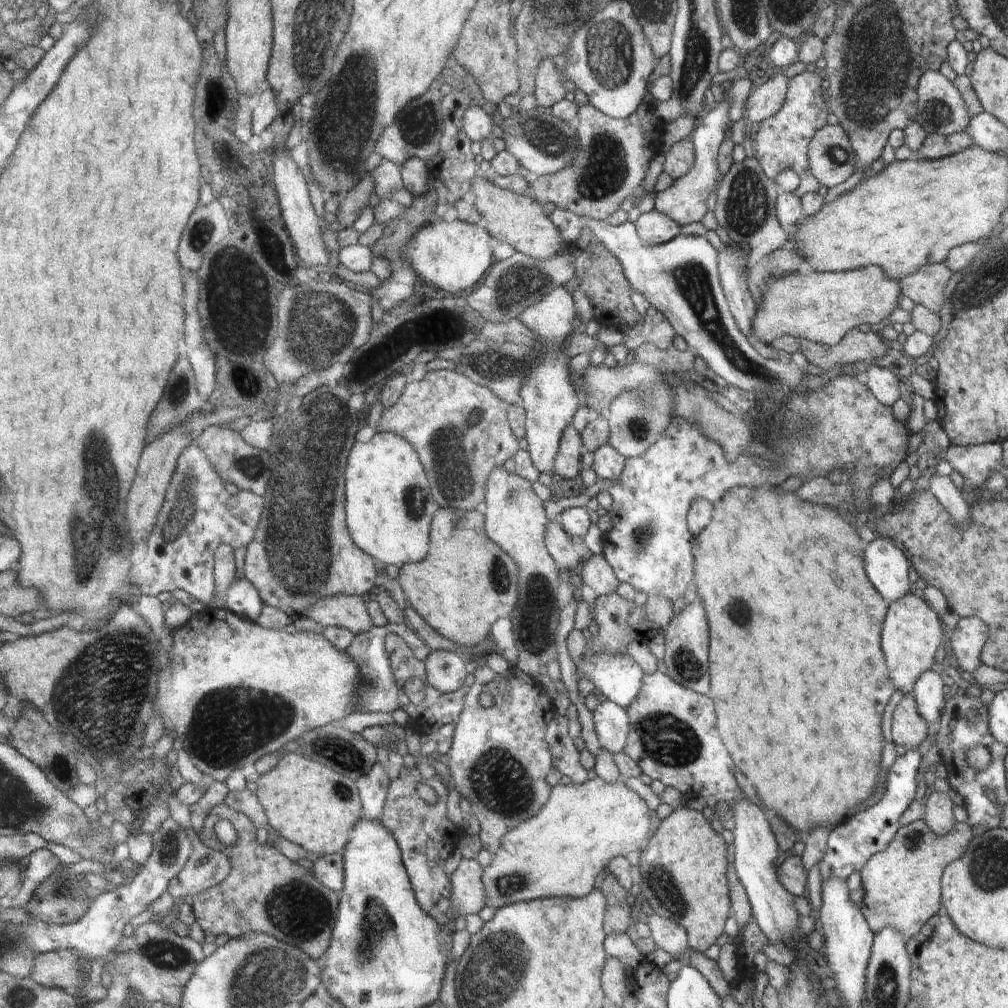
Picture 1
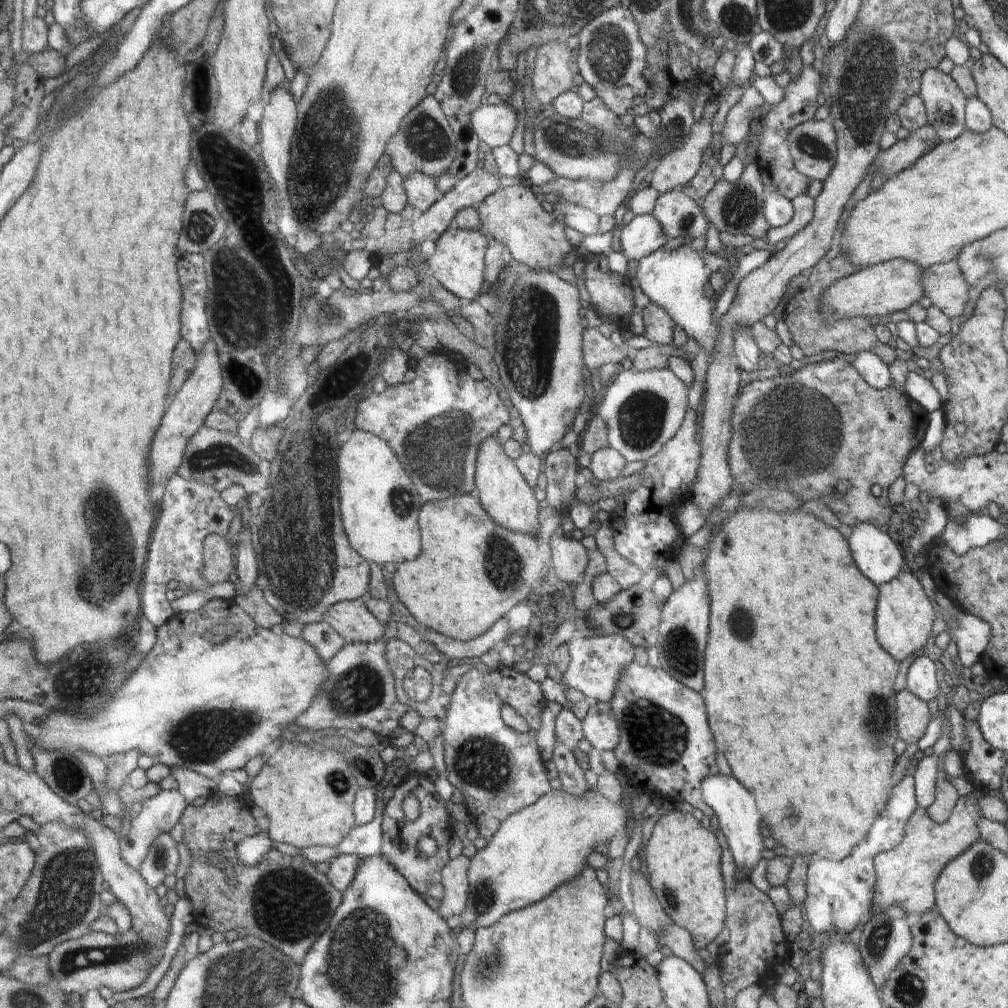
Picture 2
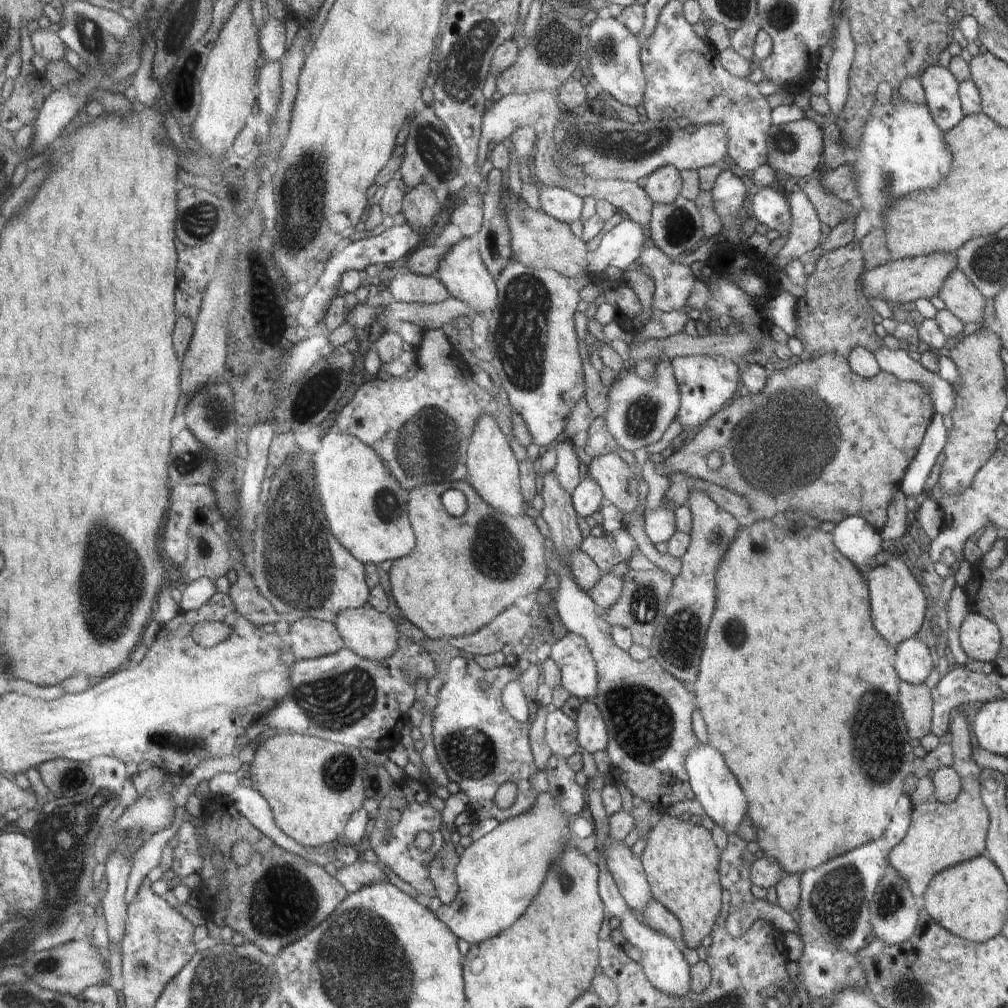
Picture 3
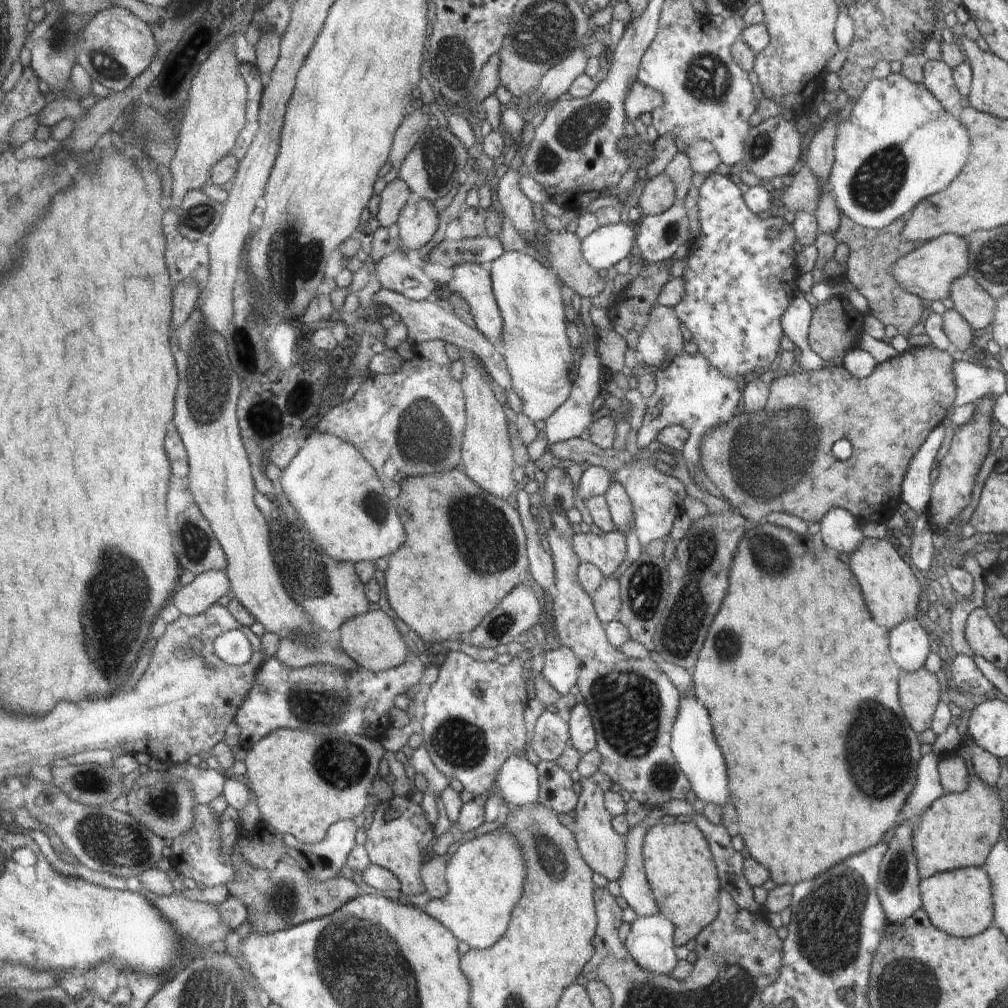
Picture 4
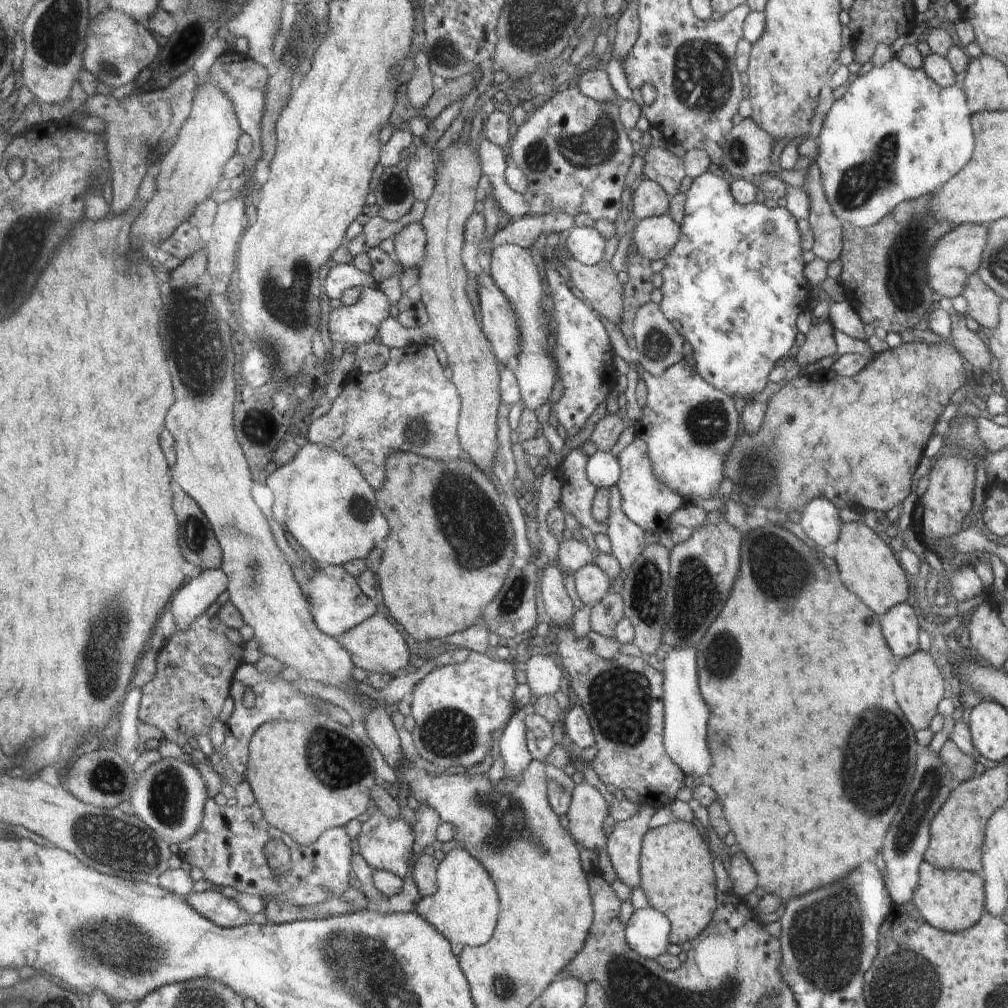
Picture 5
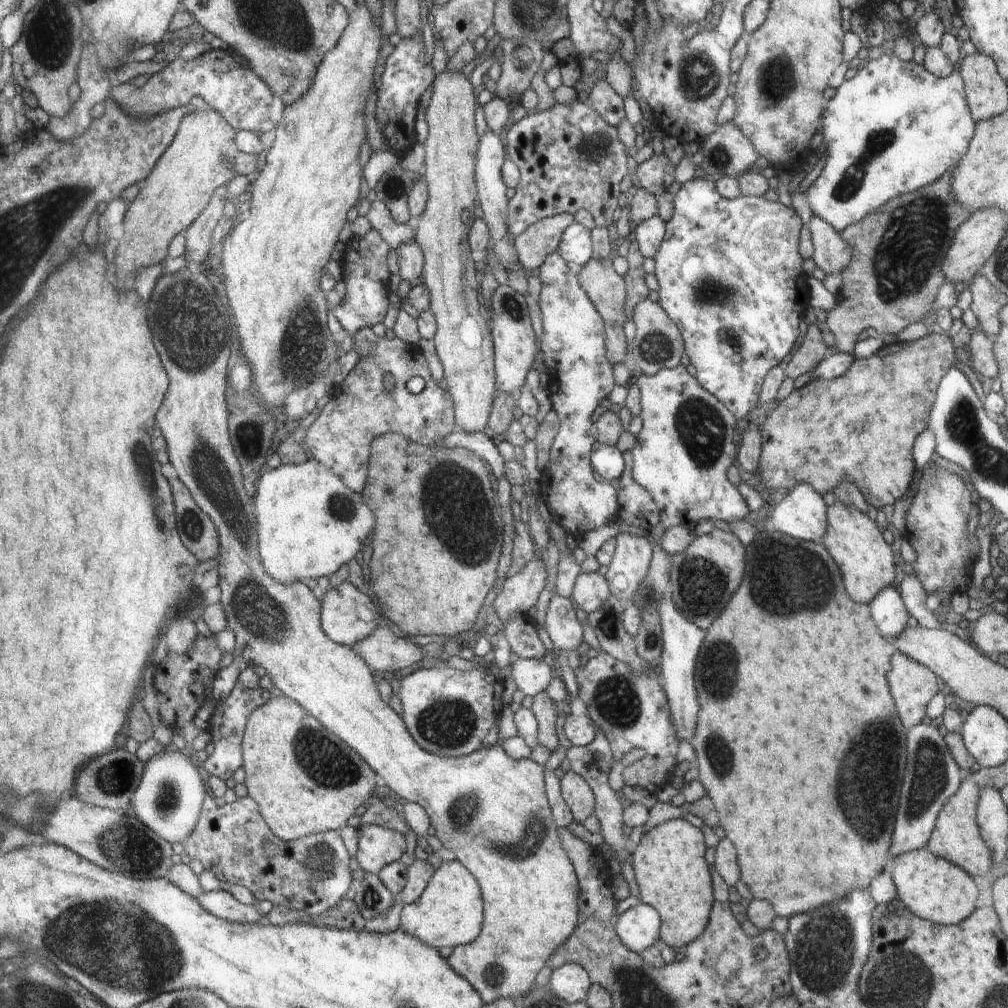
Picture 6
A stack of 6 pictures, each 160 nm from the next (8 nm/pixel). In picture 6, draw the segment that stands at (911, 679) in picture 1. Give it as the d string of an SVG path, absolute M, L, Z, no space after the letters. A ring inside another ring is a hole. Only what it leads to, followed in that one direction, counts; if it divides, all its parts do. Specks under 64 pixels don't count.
M836 500L832 506L827 507L828 530L822 544L831 551L831 557L842 571L844 586L848 586L848 594L856 598L856 602L869 604L884 589L894 582L899 574L899 568L894 568L894 556L890 546L884 542L882 532L869 516L858 511L854 506L846 506Z

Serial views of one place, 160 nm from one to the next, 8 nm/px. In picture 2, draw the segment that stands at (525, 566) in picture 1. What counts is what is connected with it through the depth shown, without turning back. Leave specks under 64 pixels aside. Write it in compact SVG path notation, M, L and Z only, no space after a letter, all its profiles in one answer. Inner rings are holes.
M490 436L480 442L479 453L476 454L475 492L484 510L492 516L496 524L514 532L536 534L539 526L539 512L543 504L536 500L535 492L528 482L524 481L516 464L504 454L496 438L497 436Z

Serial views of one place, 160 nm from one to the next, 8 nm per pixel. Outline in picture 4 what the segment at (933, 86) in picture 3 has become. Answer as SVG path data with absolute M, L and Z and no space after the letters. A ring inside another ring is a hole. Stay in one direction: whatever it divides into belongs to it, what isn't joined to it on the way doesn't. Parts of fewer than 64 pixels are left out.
M924 60L923 63L923 83L950 113L958 114L958 111L952 110L960 104L960 93L954 84L954 70L944 61Z

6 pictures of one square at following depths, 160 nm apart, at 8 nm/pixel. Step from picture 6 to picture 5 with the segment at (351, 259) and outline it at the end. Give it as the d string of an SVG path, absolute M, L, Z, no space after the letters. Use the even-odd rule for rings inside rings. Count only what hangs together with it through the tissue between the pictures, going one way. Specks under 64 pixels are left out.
M361 288L360 300L353 305L340 306L330 312L330 326L326 326L328 336L332 341L349 347L352 344L364 345L369 340L374 340L378 326L388 316L388 300L384 293L378 289Z

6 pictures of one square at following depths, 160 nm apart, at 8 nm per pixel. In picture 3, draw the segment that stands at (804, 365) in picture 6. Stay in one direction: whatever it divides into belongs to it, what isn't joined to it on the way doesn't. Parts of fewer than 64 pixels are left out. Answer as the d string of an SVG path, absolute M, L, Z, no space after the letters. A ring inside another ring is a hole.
M852 241L848 245L844 245L835 249L830 249L829 251L824 250L823 254L820 256L820 258L817 259L815 262L816 269L810 276L808 276L806 284L803 286L804 292L806 292L805 296L798 298L795 310L797 311L797 325L795 326L795 337L800 339L800 342L804 345L804 348L806 351L810 352L821 352L824 353L826 351L832 351L837 352L839 355L842 355L845 359L848 360L849 354L851 353L851 350L854 347L861 346L864 348L867 348L870 352L875 353L878 349L882 349L884 345L883 339L878 337L876 335L876 332L874 331L874 321L872 321L872 318L874 318L875 310L870 305L869 297L862 292L863 288L860 286L859 288L859 277L862 273L865 272L865 262L864 262L864 255L863 250L861 249L861 244L858 241Z

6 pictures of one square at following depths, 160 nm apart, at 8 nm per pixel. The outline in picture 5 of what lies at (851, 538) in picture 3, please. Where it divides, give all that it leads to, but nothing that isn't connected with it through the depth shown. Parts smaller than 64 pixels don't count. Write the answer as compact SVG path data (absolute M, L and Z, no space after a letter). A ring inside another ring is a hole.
M815 498L802 512L801 524L806 536L820 548L830 548L836 544L843 528L840 512L827 498Z

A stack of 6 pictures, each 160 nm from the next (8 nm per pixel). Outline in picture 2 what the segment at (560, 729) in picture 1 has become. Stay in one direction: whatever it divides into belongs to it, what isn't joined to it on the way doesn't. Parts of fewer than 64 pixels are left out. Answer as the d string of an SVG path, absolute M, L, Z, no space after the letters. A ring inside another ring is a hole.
M561 742L555 743L554 764L558 771L556 787L572 796L584 796L590 790L585 772L580 768L573 752Z

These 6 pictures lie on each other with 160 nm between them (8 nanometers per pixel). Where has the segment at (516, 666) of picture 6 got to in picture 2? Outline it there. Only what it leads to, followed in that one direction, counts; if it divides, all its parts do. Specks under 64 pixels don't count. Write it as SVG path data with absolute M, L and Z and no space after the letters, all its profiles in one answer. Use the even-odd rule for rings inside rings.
M620 634L577 635L566 642L569 666L564 676L564 684L584 694L590 702L610 703L619 686L619 674L634 661L634 644Z

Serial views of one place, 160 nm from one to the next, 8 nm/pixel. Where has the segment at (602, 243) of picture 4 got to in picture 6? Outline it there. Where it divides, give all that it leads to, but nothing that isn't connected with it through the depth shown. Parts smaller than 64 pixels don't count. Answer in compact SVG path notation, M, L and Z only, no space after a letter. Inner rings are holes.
M581 223L569 224L562 233L557 251L563 255L569 266L579 269L592 258L591 232Z

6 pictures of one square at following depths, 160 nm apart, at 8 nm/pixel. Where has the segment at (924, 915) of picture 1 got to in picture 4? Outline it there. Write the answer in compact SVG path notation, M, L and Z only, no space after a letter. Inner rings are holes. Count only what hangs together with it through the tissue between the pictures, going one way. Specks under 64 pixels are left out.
M970 776L970 786L964 792L942 794L919 816L912 835L919 877L923 880L940 871L984 866L1006 823L998 788L990 789L979 776Z

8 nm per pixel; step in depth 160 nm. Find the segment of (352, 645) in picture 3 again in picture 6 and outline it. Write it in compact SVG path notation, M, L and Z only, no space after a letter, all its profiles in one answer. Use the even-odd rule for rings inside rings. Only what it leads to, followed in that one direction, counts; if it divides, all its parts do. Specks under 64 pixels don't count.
M386 625L377 626L366 638L358 641L357 653L363 655L364 662L381 675L383 672L397 672L422 658L422 648L414 642L404 642Z

